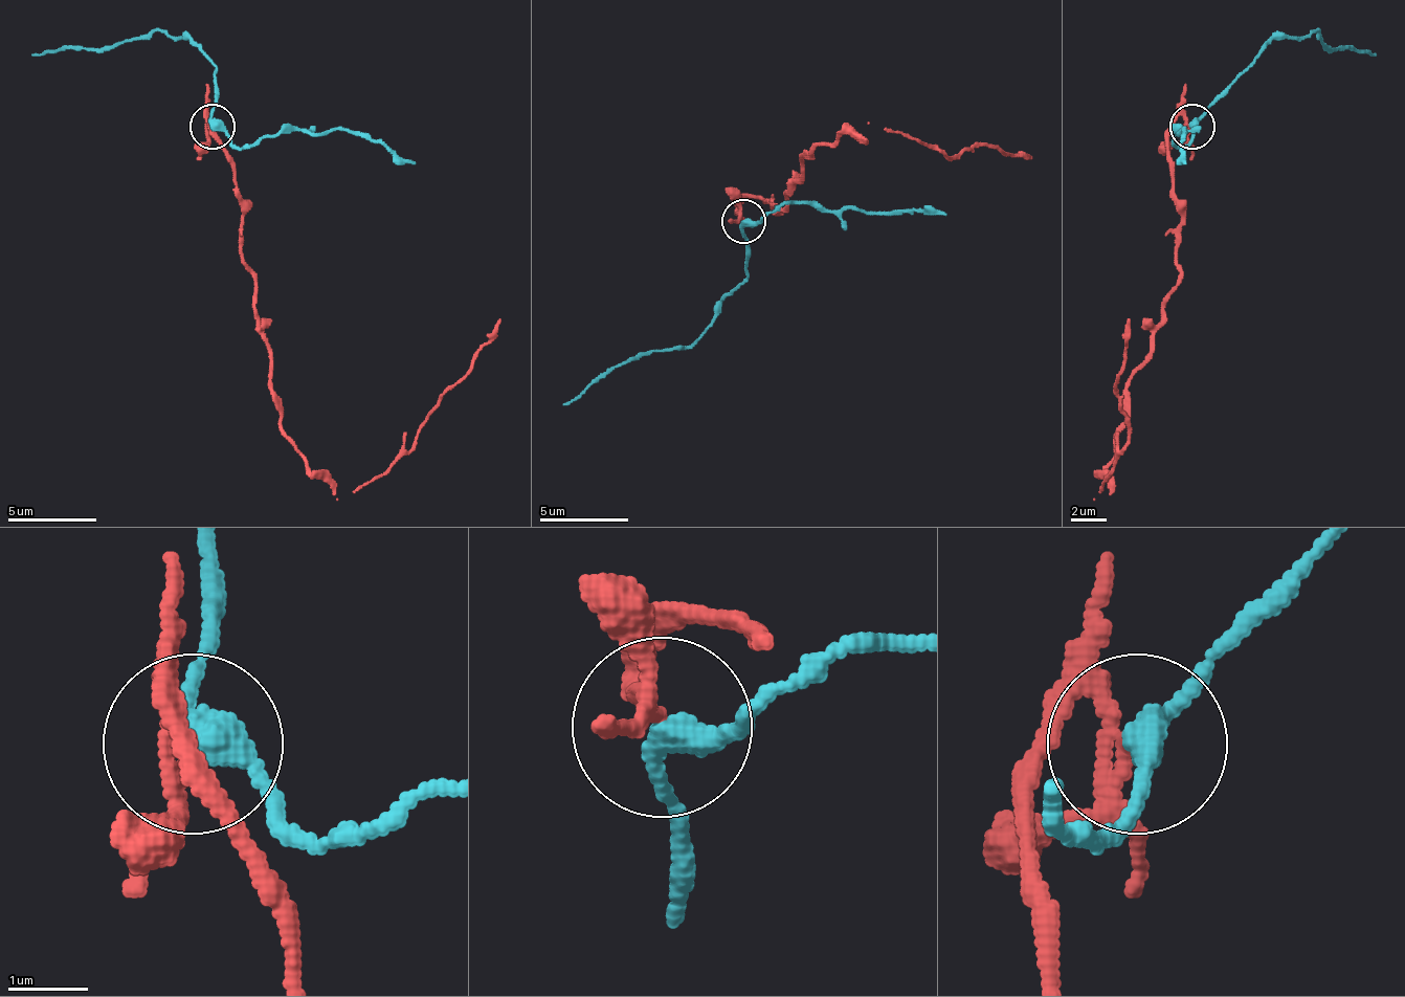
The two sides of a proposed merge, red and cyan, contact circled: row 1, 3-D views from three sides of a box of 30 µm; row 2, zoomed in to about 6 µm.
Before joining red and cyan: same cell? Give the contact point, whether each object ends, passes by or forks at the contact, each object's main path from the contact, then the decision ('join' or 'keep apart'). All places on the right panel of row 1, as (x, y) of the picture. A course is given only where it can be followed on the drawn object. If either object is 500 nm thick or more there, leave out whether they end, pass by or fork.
at (1191, 126); red forks there; cyan passes by; red runs (1190, 127), (1168, 136), (1178, 288), (1129, 381), (1106, 489), (1093, 497), (1129, 444), (1115, 377), (1129, 319); cyan runs (1190, 127), (1275, 38), (1320, 34), (1330, 47), (1374, 56); keep apart

